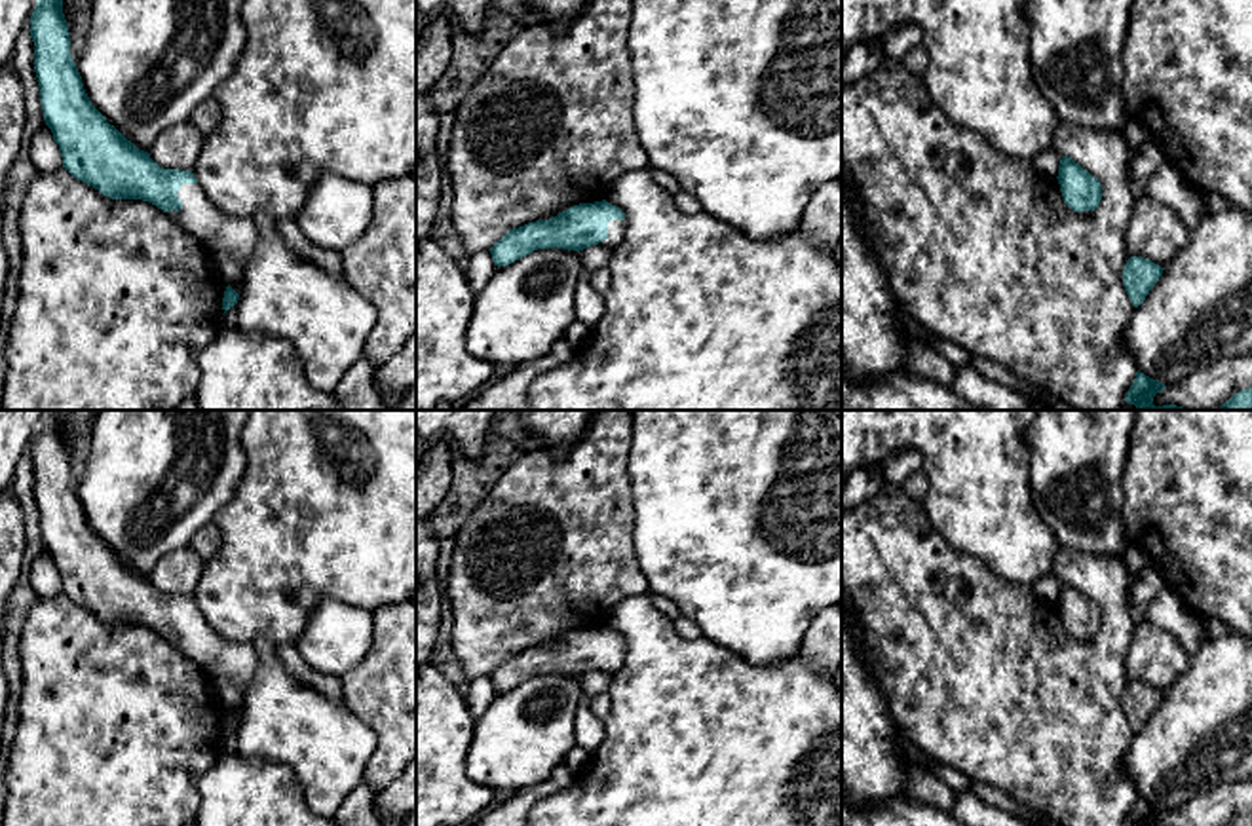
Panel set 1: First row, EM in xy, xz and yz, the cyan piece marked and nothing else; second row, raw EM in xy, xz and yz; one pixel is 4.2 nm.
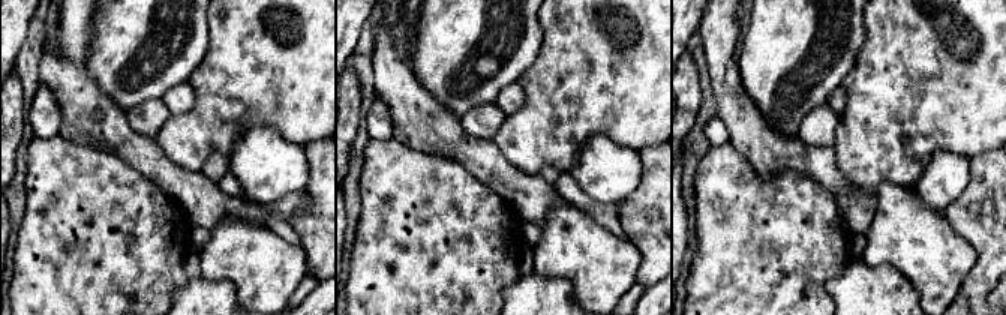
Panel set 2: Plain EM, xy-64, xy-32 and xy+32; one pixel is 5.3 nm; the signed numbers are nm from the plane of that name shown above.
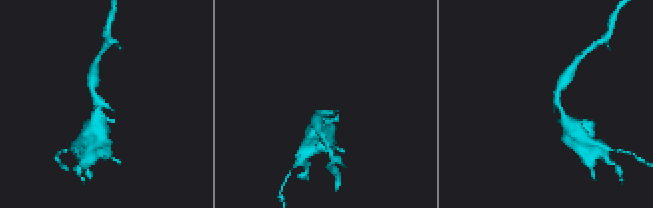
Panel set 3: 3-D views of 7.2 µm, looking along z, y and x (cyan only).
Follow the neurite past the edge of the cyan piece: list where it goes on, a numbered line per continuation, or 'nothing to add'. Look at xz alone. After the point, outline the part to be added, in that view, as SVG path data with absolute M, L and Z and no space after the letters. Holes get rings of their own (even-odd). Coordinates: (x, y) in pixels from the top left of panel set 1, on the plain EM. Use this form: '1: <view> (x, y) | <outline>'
1: xz (616, 654) | M610 646L608 663L600 670L604 670L606 674L614 674L621 666L623 657L625 657L625 646Z

